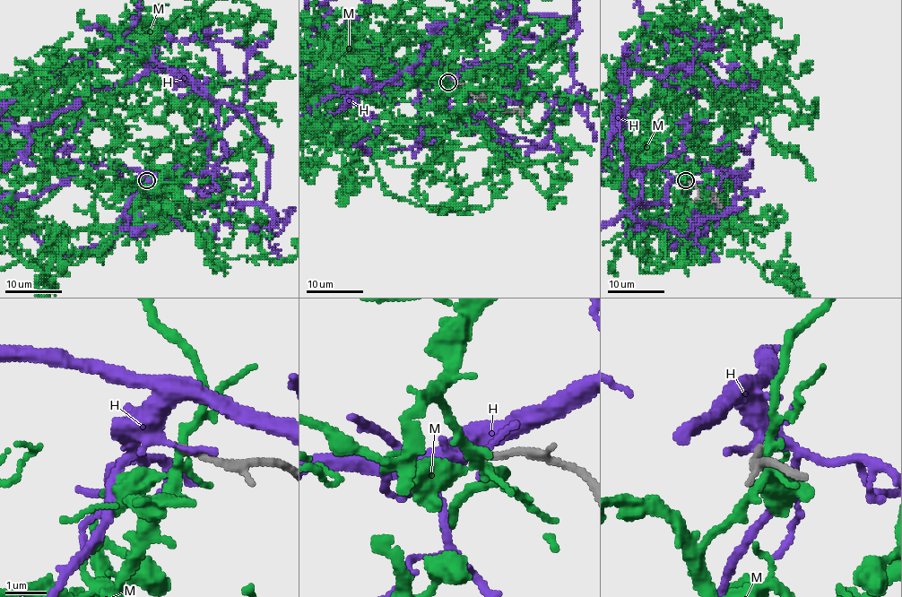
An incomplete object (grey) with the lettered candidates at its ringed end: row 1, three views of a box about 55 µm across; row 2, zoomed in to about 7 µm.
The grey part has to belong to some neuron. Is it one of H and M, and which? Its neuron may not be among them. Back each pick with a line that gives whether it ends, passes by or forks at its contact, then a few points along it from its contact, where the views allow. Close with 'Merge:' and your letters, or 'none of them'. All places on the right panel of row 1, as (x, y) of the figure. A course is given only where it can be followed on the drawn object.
Merge: none of them

